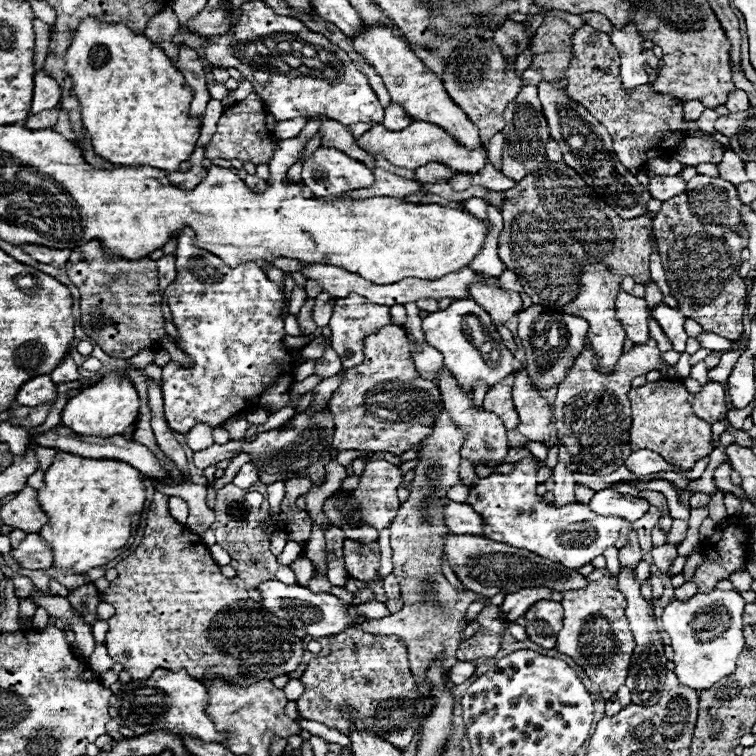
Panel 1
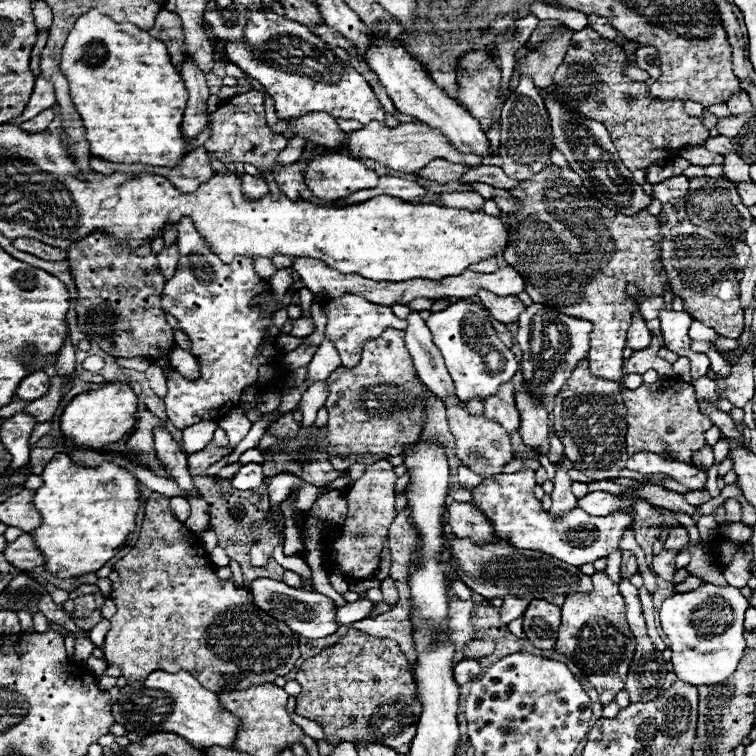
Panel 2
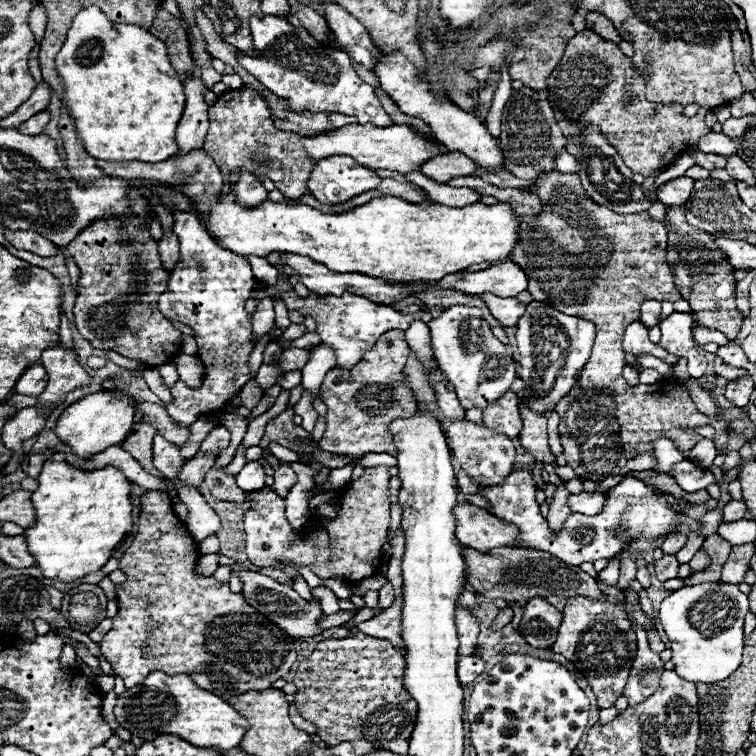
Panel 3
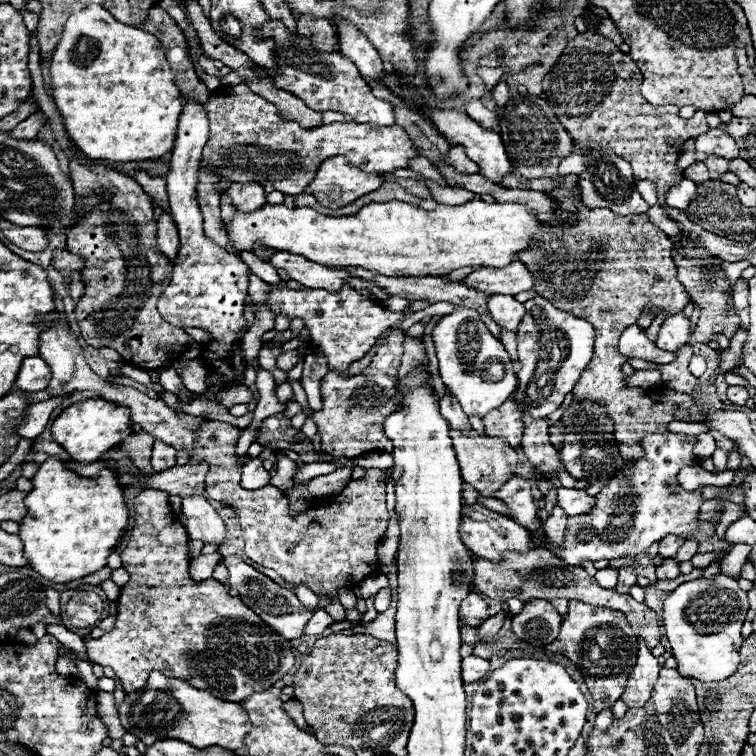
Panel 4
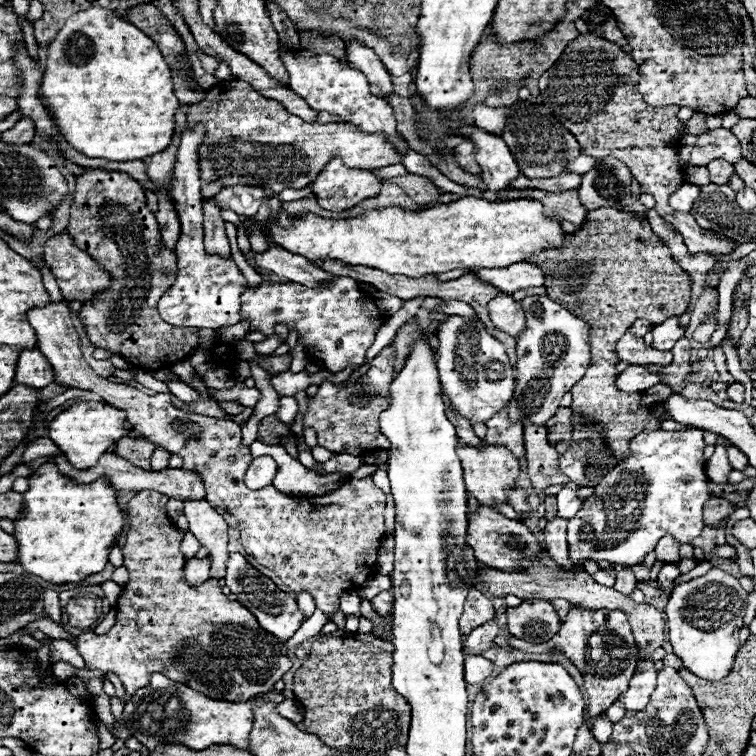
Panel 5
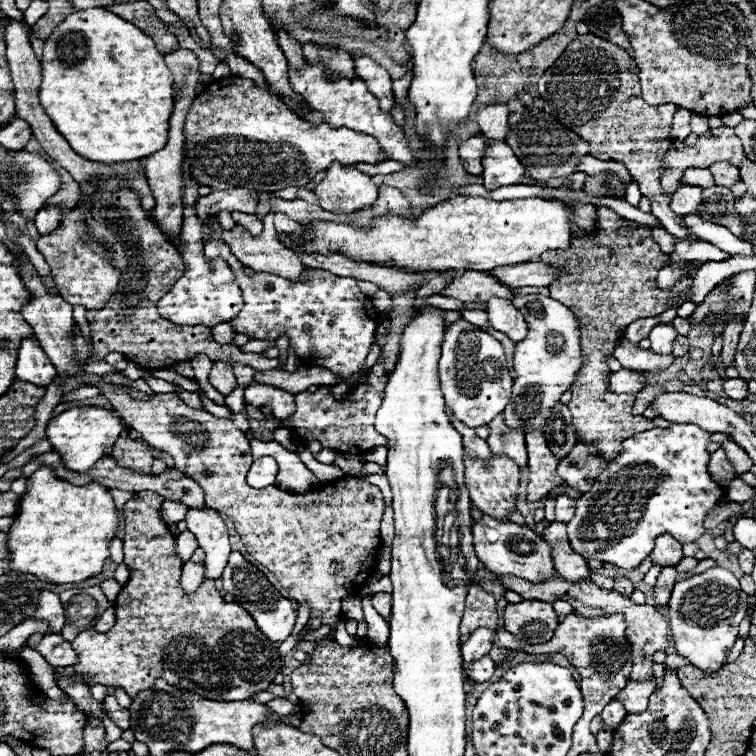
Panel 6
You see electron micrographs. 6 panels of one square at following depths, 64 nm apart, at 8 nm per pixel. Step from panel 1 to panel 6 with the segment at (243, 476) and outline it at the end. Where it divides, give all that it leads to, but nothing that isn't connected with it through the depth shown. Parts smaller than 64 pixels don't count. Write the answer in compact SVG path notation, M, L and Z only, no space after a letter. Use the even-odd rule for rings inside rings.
M264 456L264 458L258 458L254 460L254 464L250 466L250 472L246 476L248 484L252 488L266 488L270 484L276 482L276 474L278 474L278 464L274 458L270 456Z

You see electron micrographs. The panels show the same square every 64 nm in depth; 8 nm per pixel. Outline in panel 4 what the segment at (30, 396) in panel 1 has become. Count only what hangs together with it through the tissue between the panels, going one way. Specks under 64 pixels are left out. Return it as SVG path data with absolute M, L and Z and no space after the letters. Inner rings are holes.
M40 356L24 358L16 376L16 388L24 392L38 392L48 386L50 378L52 378L50 368Z

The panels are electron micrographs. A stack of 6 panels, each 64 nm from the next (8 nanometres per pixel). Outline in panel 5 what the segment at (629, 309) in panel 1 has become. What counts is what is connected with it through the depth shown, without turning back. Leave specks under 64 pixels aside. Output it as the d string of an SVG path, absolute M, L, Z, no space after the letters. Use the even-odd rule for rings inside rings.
M630 330L616 344L616 354L620 360L626 360L626 362L636 364L636 366L648 366L648 364L668 366L672 362L672 352L654 350L652 346L644 344L642 338L632 336Z

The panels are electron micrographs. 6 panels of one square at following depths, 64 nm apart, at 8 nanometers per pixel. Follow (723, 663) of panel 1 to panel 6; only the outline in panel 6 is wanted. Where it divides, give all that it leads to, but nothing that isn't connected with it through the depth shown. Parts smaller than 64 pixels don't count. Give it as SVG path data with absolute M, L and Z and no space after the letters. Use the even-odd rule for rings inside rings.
M708 568L702 574L694 574L692 578L678 580L674 584L668 608L670 608L670 628L676 652L690 660L696 668L706 674L716 674L736 642L738 624L746 616L748 594L740 590L738 578L726 568Z

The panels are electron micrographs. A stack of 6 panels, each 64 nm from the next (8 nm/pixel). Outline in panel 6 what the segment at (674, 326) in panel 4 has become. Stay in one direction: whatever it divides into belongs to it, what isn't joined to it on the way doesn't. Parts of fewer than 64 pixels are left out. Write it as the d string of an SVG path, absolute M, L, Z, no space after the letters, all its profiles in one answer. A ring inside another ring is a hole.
M658 324L656 328L652 328L650 332L650 350L656 354L672 354L672 344L676 340L678 332L672 328L672 324Z

